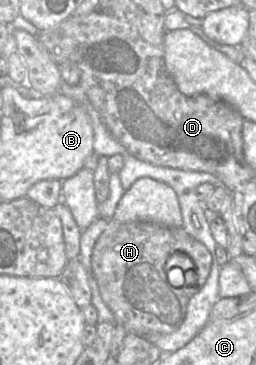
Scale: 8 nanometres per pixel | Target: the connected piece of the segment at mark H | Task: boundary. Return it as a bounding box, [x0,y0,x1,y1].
[91,219,213,336]

